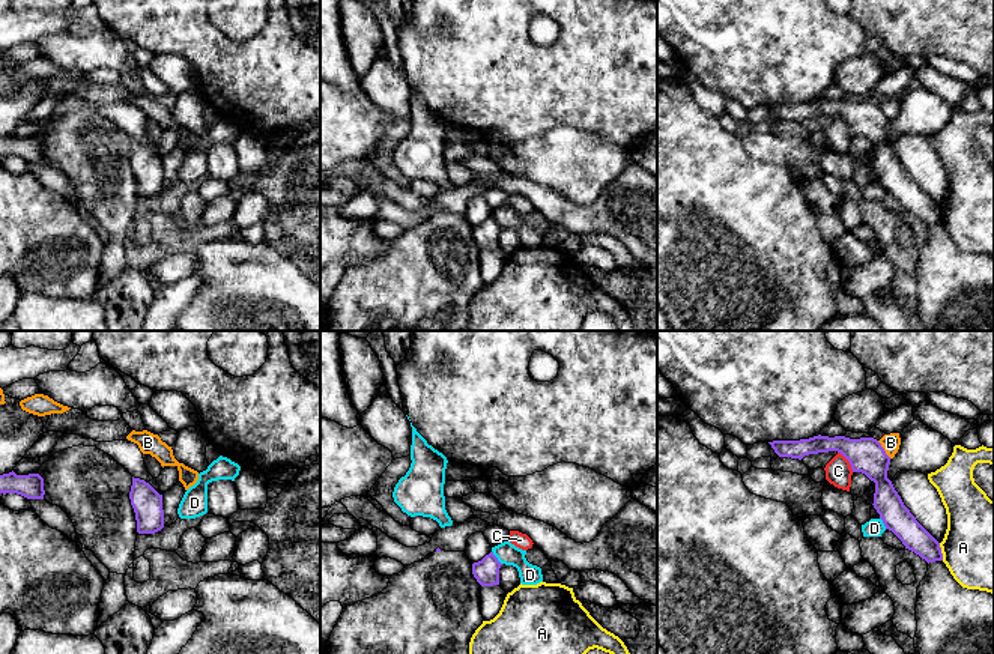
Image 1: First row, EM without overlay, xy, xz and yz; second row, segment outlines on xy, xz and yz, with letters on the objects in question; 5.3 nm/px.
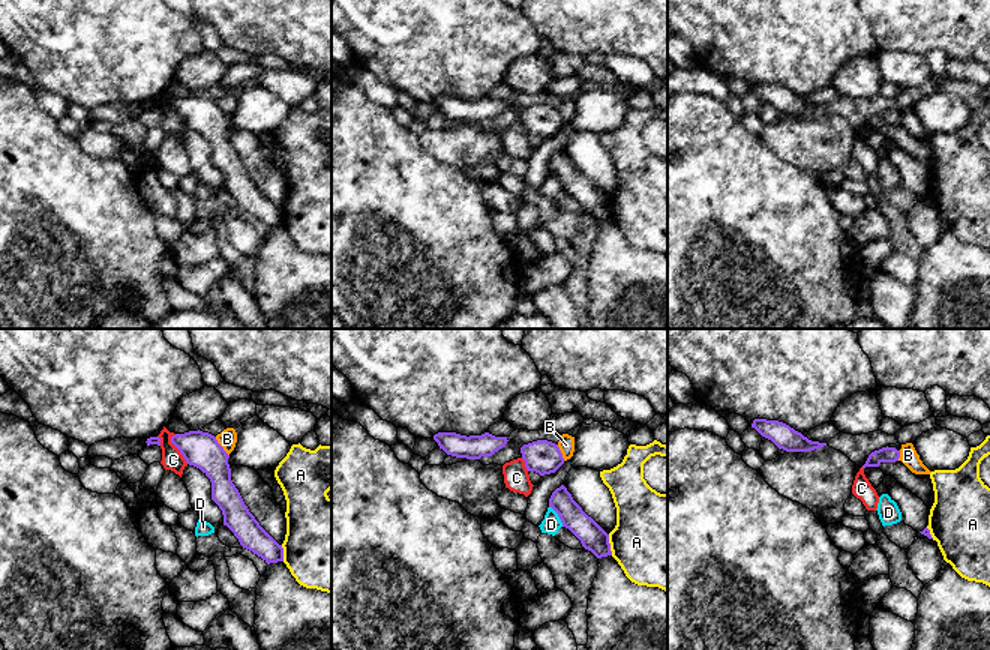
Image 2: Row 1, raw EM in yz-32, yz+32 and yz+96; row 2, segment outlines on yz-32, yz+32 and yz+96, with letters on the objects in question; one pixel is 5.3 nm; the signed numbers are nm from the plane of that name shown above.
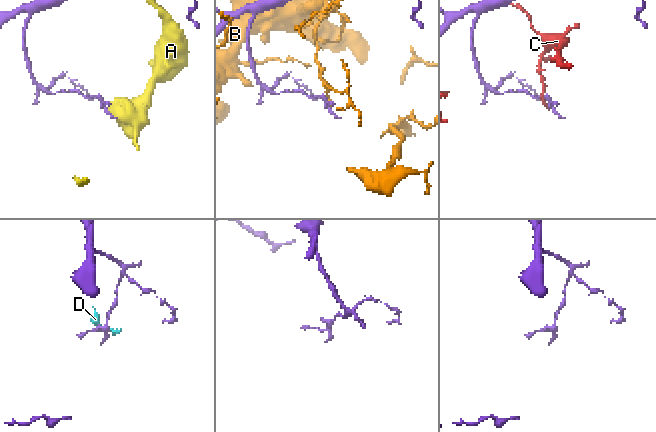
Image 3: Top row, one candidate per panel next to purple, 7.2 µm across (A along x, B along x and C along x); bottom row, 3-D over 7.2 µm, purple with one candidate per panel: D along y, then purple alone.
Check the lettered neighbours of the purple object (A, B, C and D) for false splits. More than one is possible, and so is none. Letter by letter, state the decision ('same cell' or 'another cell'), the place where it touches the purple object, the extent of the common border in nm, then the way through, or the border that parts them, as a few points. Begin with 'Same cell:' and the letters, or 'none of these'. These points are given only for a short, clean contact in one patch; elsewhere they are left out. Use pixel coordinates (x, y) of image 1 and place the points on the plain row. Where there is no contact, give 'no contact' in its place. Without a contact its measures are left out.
Same cell: none of these
A: another cell; contact yz (940, 215); length 100 nm
B: another cell; contact yz (883, 113); length 120 nm
C: another cell; contact yz (848, 124); length 140 nm
D: another cell; contact xz (496, 221); length 90 nm; border xz (492, 214), (501, 227)

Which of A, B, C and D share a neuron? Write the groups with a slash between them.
A / B / C / D

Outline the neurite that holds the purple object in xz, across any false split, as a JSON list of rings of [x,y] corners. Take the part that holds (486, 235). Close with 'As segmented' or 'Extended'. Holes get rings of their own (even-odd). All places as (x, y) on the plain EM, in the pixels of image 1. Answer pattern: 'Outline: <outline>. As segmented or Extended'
Outline: [[[490,215],[481,224],[472,227],[472,238],[481,250],[499,248],[501,226]]]. As segmented

